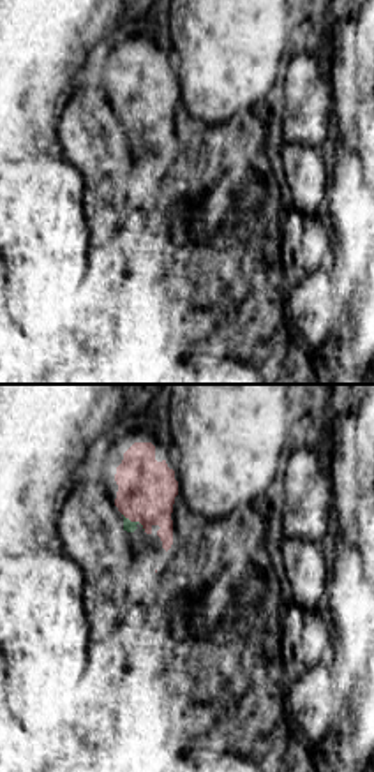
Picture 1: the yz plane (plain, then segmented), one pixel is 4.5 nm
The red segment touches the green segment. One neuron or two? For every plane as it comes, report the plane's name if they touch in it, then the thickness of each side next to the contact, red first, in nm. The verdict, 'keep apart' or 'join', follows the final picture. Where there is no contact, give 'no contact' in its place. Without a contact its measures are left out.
yz | 260/50 nm

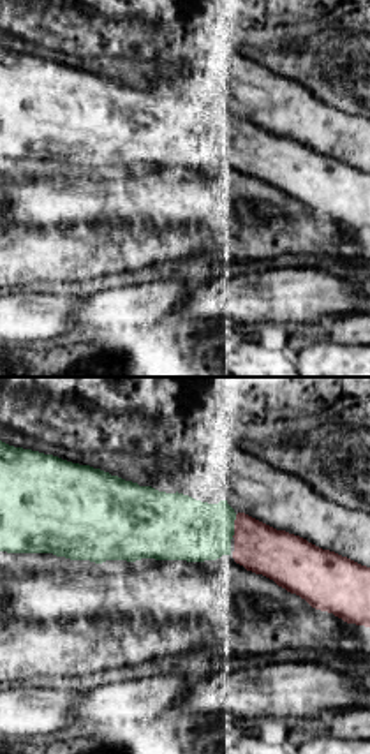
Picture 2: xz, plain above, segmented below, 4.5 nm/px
xz | 220/300 nm

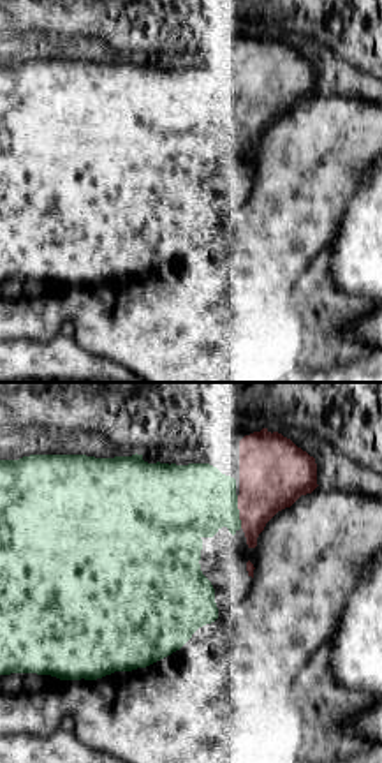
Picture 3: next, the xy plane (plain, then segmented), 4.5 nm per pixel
xy | 320/340 nm

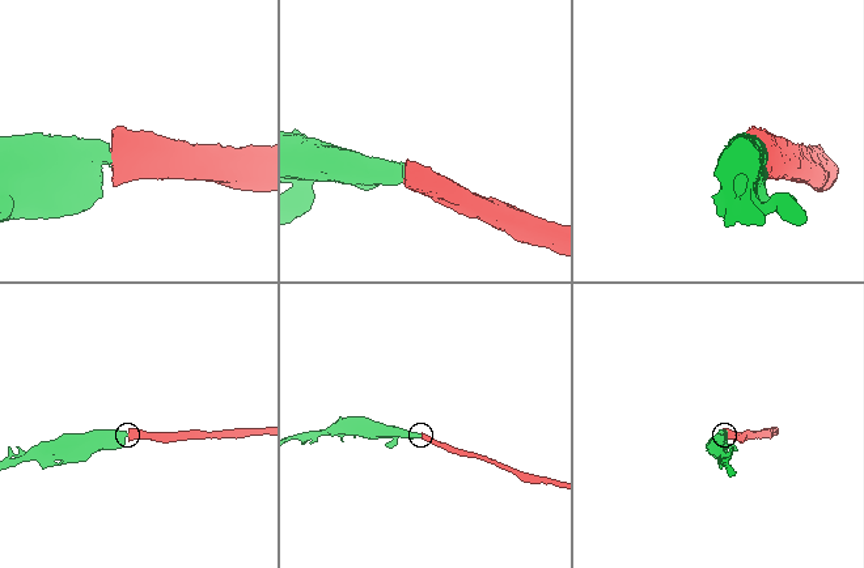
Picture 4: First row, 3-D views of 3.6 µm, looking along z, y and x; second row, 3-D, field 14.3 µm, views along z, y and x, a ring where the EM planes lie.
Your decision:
join

